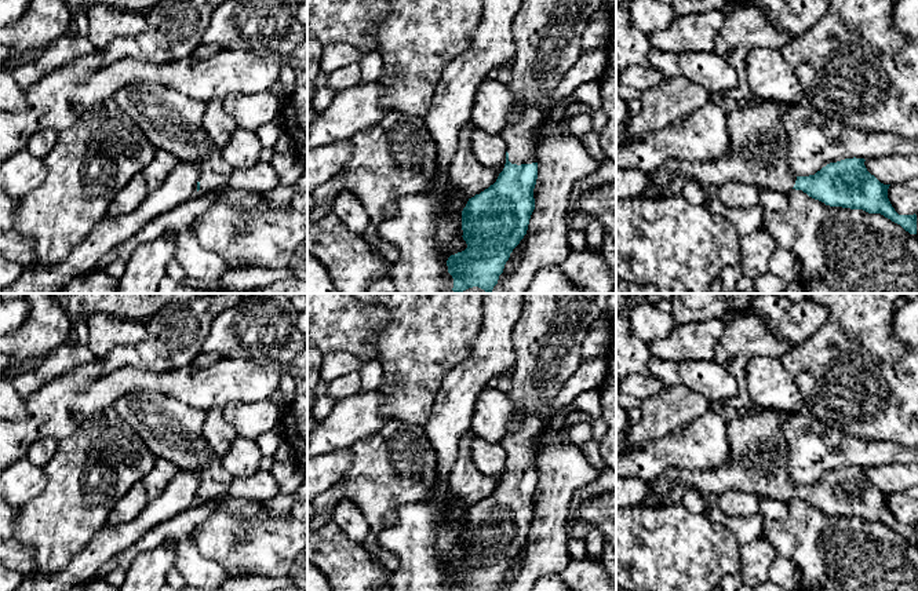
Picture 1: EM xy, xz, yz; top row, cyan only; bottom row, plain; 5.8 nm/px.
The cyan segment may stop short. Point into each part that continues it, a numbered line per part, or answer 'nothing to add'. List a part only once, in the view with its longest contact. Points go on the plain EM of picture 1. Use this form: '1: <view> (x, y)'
1: xz (547, 338)

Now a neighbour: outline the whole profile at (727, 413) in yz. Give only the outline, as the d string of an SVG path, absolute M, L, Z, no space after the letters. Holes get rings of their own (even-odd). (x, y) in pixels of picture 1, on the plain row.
M721 401L710 402L710 411L717 413L726 424L737 417L747 417L750 415L759 413L762 408L754 405L750 409L733 409L721 404Z

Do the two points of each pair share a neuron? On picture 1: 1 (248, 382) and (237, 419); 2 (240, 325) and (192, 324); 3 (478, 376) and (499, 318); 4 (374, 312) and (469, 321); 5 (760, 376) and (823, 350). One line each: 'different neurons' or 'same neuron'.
1: different neurons
2: different neurons
3: same neuron
4: different neurons
5: different neurons

